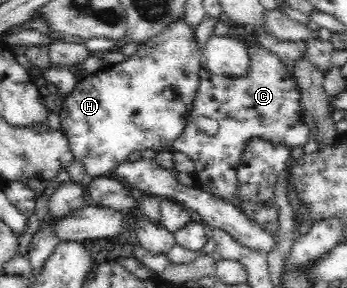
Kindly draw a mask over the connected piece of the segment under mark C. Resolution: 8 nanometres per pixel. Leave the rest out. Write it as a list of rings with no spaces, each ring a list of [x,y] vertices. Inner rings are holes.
[[[255,40],[242,42],[247,49],[249,64],[245,74],[238,77],[218,77],[211,71],[203,68],[199,72],[199,90],[193,104],[193,110],[187,118],[187,126],[183,134],[173,142],[172,151],[185,153],[195,163],[195,174],[198,188],[207,191],[212,196],[223,198],[238,206],[244,214],[256,225],[273,235],[278,234],[278,214],[275,206],[269,207],[264,203],[263,207],[255,204],[239,203],[235,199],[237,164],[241,153],[252,138],[283,143],[291,148],[305,145],[309,136],[309,127],[303,119],[304,106],[301,102],[301,93],[298,82],[292,72],[281,58],[262,47]],[[199,116],[213,118],[219,123],[217,131],[213,135],[200,130],[195,124]]]

